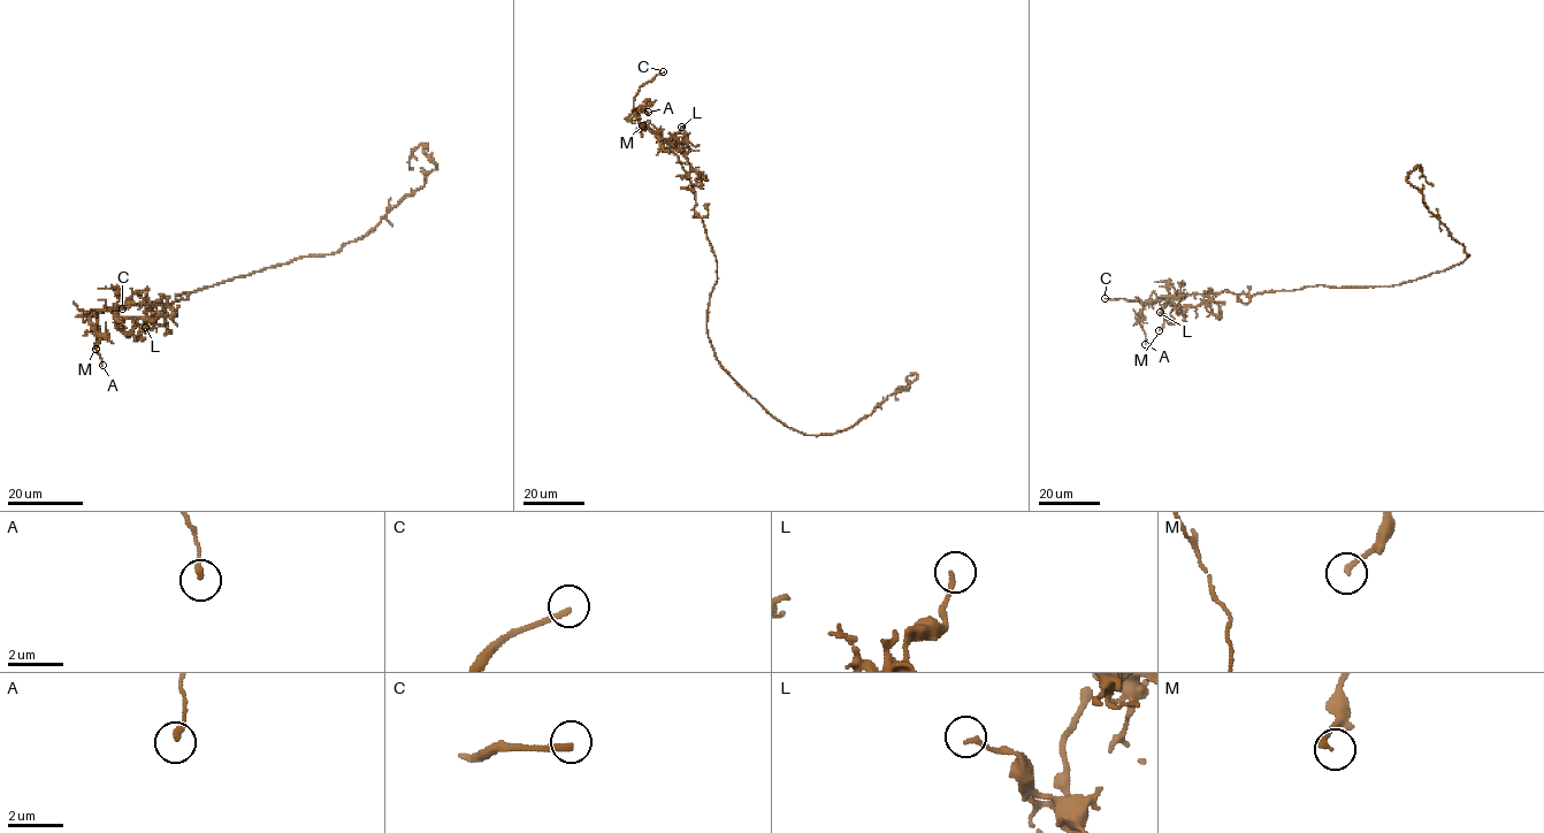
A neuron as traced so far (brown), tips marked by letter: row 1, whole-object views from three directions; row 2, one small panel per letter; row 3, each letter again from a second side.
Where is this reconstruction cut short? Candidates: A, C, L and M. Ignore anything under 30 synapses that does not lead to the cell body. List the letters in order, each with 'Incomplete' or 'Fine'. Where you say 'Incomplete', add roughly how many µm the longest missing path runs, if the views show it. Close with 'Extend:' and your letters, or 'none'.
A: Fine
C: Incomplete. Missing length about 30 µm
L: Fine
M: Fine
Extend: C

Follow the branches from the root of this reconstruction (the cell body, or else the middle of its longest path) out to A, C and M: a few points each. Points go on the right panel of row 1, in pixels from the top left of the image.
A: (1390, 285), (1316, 285), (1252, 296), (1228, 291), (1178, 293), (1143, 307), (1140, 325), (1146, 335), (1145, 344)
C: (1390, 285), (1316, 285), (1252, 296), (1228, 291), (1178, 293), (1143, 305), (1105, 298)
M: (1390, 285), (1316, 285), (1252, 296), (1228, 291), (1178, 293), (1160, 300), (1164, 323), (1159, 330)

